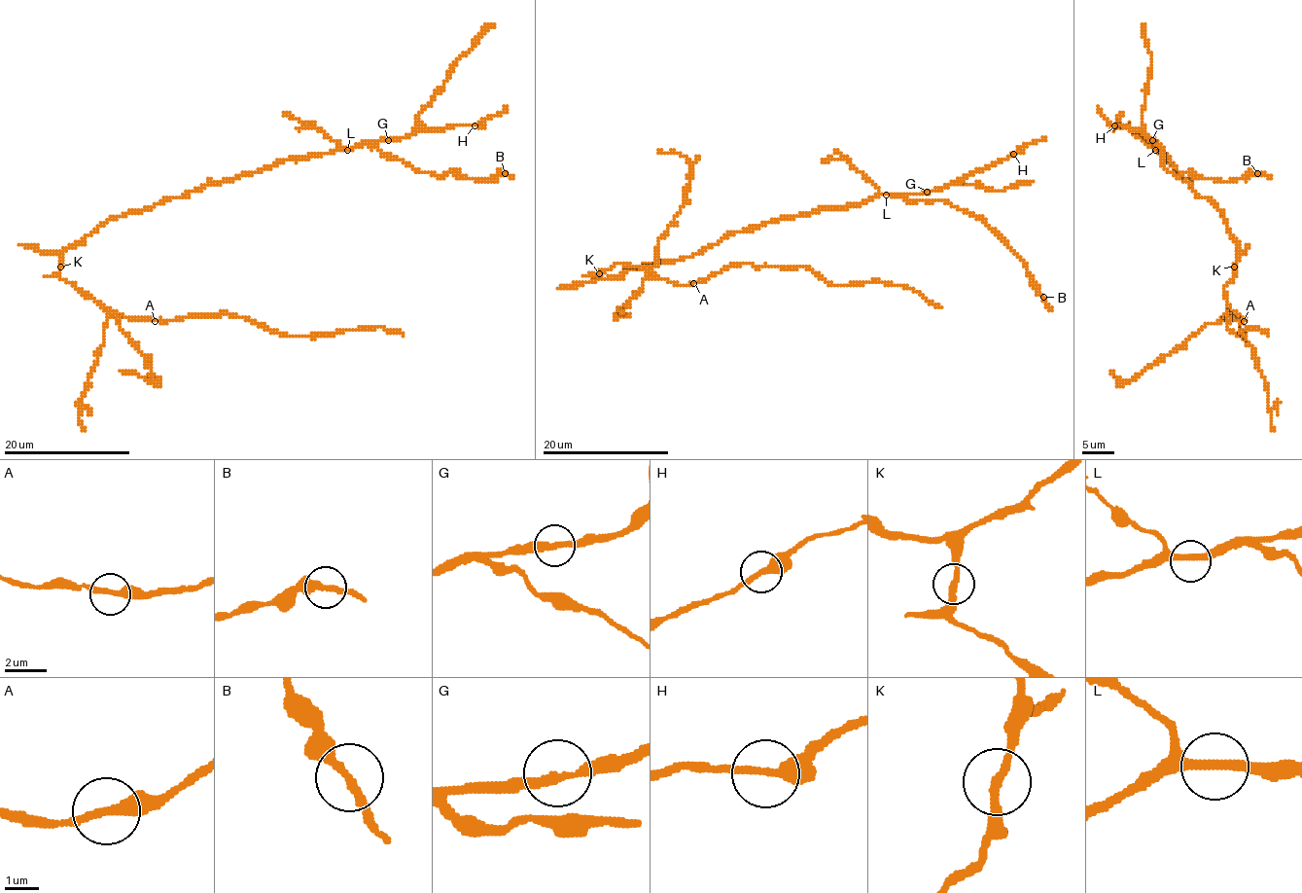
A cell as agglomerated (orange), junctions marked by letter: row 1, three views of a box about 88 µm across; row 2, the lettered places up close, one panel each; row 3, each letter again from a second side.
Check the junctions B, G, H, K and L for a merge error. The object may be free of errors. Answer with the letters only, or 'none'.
K

